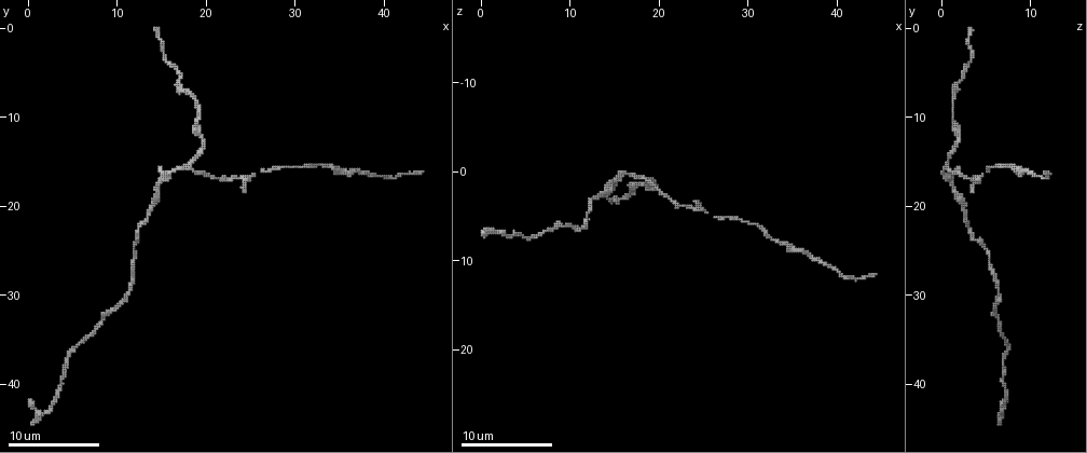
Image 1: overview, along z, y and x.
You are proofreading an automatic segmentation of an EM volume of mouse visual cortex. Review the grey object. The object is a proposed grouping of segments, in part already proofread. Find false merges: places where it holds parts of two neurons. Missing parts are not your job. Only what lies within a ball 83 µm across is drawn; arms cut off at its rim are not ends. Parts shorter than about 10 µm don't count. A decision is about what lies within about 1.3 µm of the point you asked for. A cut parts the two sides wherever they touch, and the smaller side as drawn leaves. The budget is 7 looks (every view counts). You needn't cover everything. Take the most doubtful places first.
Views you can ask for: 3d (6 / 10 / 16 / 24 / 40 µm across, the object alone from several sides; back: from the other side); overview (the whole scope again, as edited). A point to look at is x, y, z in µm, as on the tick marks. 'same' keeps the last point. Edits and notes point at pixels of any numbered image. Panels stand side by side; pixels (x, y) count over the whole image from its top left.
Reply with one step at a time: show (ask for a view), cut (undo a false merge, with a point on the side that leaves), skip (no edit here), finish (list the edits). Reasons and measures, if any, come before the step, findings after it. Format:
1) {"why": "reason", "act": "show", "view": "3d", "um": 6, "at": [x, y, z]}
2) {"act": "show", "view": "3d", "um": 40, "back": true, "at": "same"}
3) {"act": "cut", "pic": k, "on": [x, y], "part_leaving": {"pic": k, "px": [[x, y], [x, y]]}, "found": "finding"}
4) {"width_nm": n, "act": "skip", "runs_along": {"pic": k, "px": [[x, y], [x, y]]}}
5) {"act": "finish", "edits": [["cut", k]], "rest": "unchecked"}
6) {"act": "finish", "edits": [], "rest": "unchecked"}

{"why": "three-way junction", "act": "show", "view": "3d", "um": 6, "at": [18.0, 15.6, 0.6]}

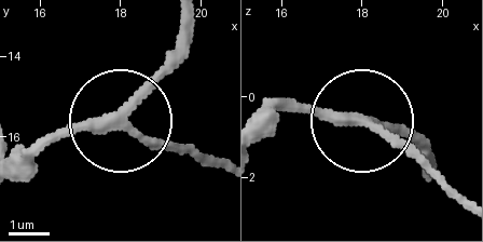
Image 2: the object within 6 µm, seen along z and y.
{"act": "skip", "runs_along": {"pic": 2, "px": [[19, 170], [60, 138], [112, 128], [180, 52]]}, "found": "one neuron here"}

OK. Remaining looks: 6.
{"why": "thick turns thin", "act": "show", "view": "3d", "um": 16, "at": [17.2, 6.8, 1.8]}

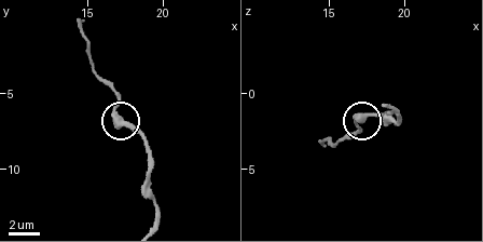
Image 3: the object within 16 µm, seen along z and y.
{"act": "show", "view": "3d", "um": 16, "back": true, "at": "same"}

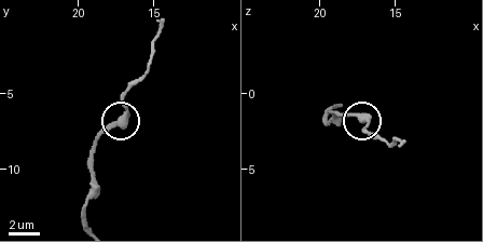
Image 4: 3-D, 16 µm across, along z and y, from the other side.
{"width_nm": 410, "act": "skip", "runs_along": {"pic": 4, "px": [[88, 223], [84, 203], [92, 149], [118, 122], [127, 84]]}, "found": "one neuron here"}

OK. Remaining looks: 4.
{"why": "thick turns thin", "act": "show", "view": "3d", "um": 16, "at": [23.4, 16.6, 3.8]}

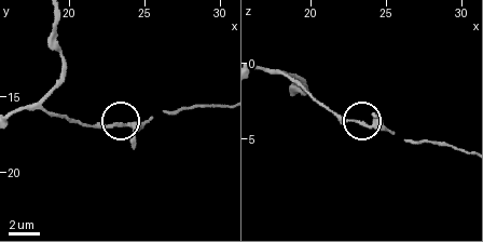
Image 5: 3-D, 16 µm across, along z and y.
{"act": "skip", "runs_along": {"pic": 5, "px": [[262, 69], [292, 77], [347, 120], [385, 126], [408, 140]]}, "found": "one neuron here"}

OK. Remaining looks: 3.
{"act": "finish", "edits": [], "rest": "unchecked"}

